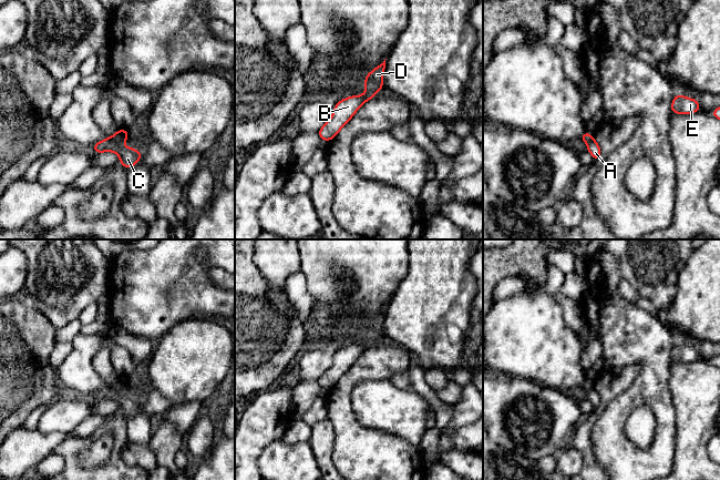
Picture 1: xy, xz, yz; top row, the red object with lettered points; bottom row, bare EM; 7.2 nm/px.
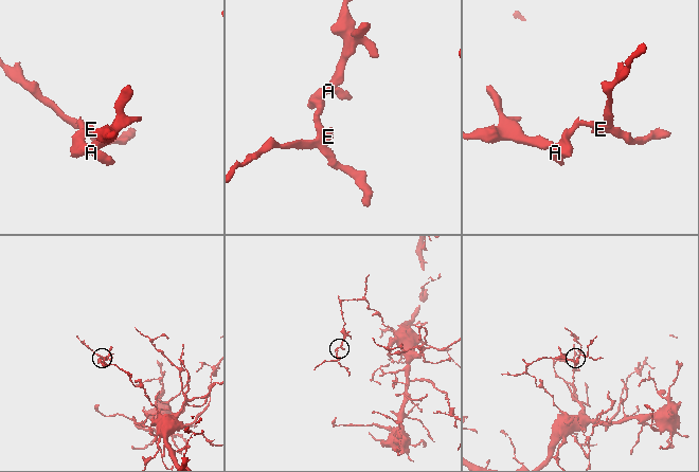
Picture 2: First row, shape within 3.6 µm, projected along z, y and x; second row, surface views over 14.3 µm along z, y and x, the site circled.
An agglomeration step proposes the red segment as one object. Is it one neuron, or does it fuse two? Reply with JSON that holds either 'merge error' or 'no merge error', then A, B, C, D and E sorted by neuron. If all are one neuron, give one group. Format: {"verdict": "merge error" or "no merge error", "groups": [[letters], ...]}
{"verdict": "merge error", "groups": [["A", "B", "C", "E"], ["D"]]}

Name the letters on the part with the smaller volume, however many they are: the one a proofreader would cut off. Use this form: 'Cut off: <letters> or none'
Cut off: A, B, C, E

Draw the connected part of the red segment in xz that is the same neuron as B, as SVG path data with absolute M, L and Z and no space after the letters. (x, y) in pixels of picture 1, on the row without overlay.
M352 344L339 349L331 367L318 379L321 388L331 389L366 350L362 344Z

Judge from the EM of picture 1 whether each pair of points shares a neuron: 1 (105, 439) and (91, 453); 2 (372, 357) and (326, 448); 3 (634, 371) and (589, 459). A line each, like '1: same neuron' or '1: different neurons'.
1: same neuron
2: different neurons
3: same neuron

